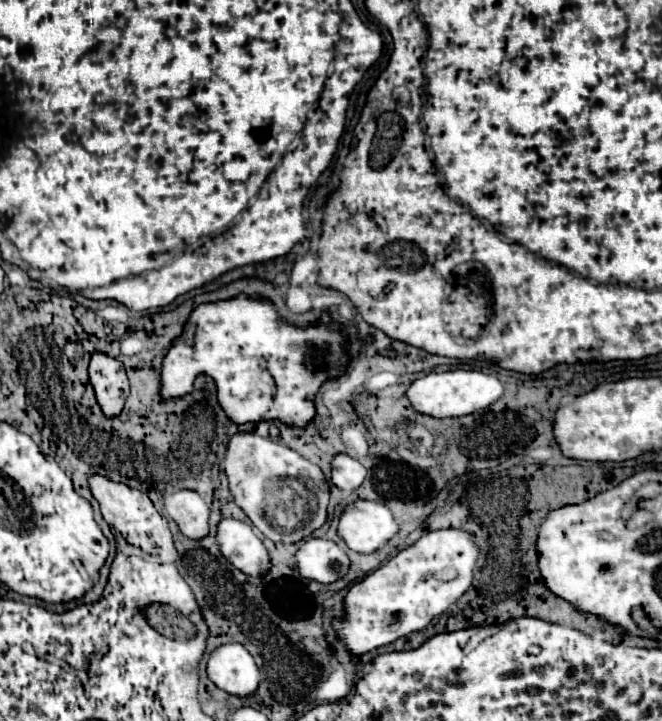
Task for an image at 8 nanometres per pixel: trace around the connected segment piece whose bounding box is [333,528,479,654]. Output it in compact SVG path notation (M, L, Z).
M457 528L435 530L401 550L361 582L355 582L345 598L345 618L333 622L347 650L365 654L415 630L423 630L470 588L478 557L473 534Z

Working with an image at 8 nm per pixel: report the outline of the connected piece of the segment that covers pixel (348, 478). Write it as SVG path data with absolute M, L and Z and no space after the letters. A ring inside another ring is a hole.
M337 454L335 460L333 460L333 476L331 476L331 482L343 490L343 492L353 492L357 490L367 478L367 470L365 466L347 456L347 454Z

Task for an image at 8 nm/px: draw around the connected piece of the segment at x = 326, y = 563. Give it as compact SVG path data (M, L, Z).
M309 538L301 542L301 548L295 556L299 574L323 584L337 582L351 566L347 554L335 542L325 538Z

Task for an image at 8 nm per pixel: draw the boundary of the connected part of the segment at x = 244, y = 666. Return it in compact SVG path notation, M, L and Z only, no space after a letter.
M243 644L219 646L207 662L209 678L225 692L247 698L259 688L259 668Z

